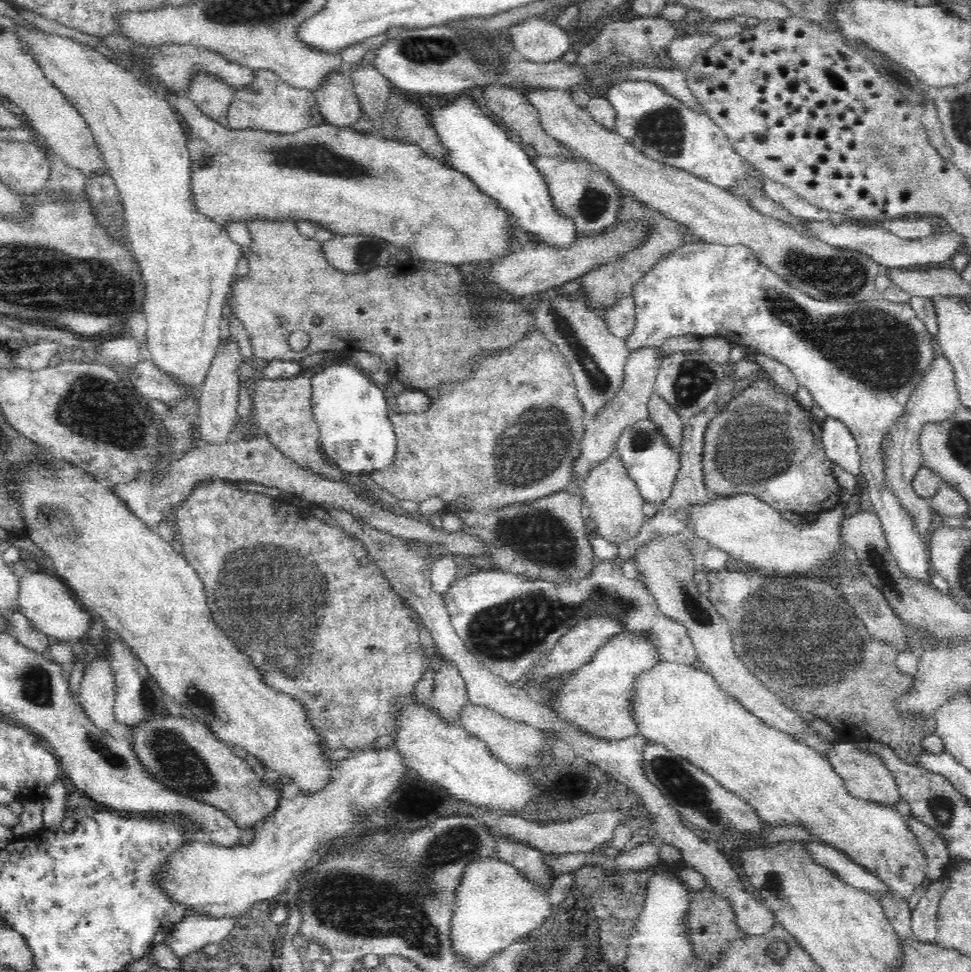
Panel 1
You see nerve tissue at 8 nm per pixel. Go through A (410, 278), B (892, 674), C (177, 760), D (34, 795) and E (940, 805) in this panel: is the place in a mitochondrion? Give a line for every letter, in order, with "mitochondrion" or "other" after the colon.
A: other
B: other
C: mitochondrion
D: other
E: mitochondrion

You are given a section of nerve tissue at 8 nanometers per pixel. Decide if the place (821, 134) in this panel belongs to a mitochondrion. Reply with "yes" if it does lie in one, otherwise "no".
no

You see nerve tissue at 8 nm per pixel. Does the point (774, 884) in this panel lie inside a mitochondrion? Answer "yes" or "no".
yes

